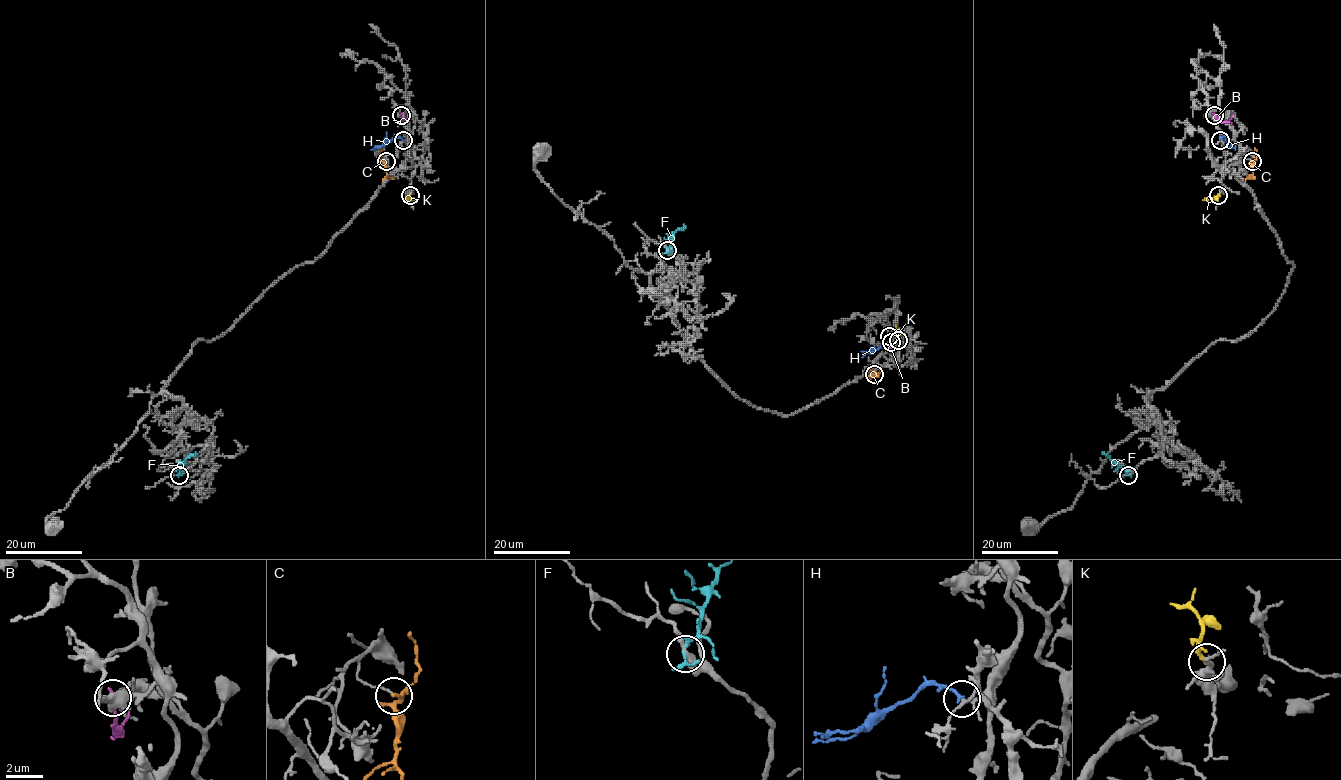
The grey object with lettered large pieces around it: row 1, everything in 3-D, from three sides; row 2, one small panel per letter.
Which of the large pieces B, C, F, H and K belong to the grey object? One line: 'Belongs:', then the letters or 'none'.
Belongs: H

